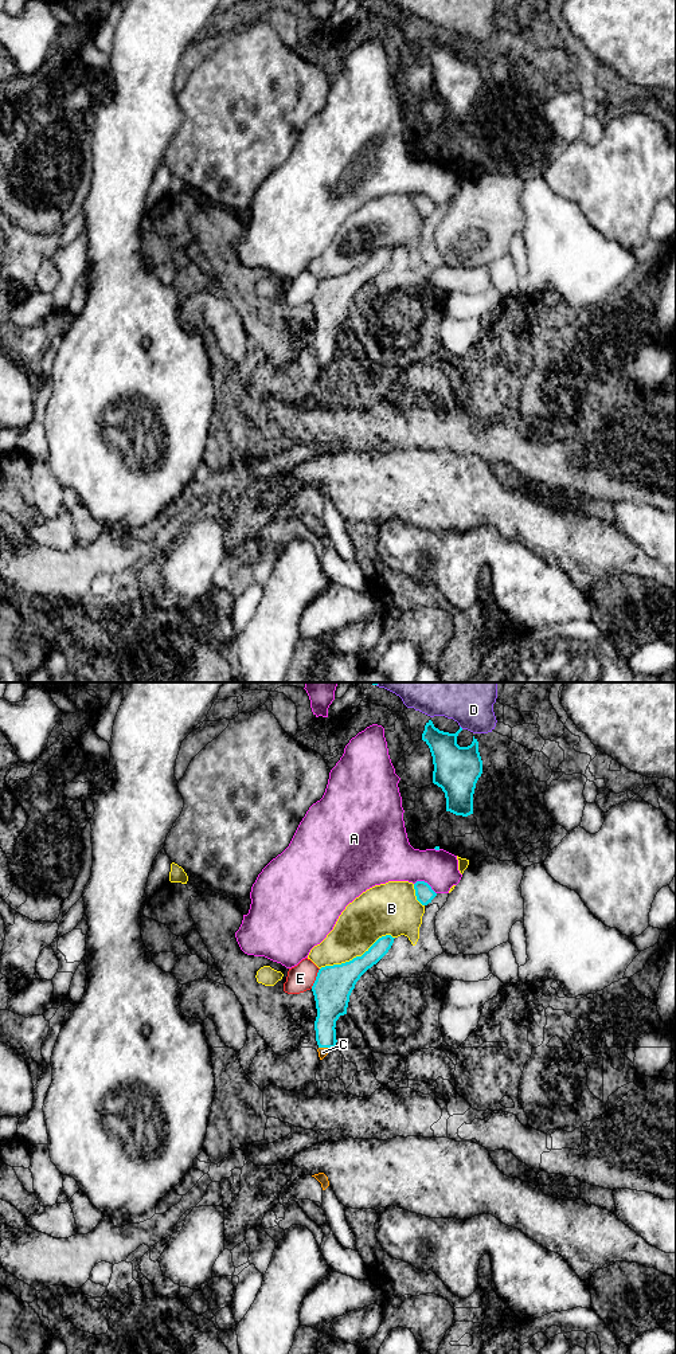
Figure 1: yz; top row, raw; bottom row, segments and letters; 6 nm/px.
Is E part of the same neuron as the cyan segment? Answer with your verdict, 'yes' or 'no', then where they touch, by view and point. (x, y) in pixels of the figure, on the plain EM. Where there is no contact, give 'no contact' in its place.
no; meets cyan in yz at (316, 290)

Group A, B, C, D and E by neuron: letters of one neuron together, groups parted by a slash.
A / B / C / D / E

